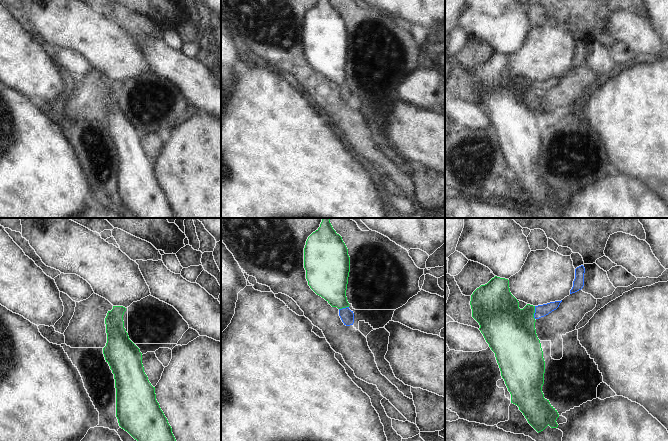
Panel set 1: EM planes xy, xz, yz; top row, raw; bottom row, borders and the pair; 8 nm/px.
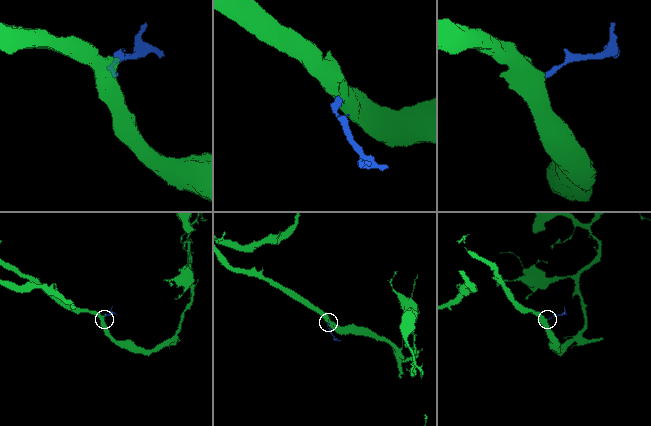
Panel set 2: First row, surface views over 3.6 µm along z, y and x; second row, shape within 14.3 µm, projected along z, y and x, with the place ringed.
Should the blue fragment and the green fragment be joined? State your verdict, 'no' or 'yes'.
yes

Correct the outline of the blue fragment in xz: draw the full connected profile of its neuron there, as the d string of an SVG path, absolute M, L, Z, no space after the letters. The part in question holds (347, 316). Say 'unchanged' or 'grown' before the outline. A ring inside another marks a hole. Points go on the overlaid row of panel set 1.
grown; M322 218L320 227L308 237L304 248L304 268L310 288L339 309L344 325L353 325L354 313L349 309L346 297L350 257L329 218Z

